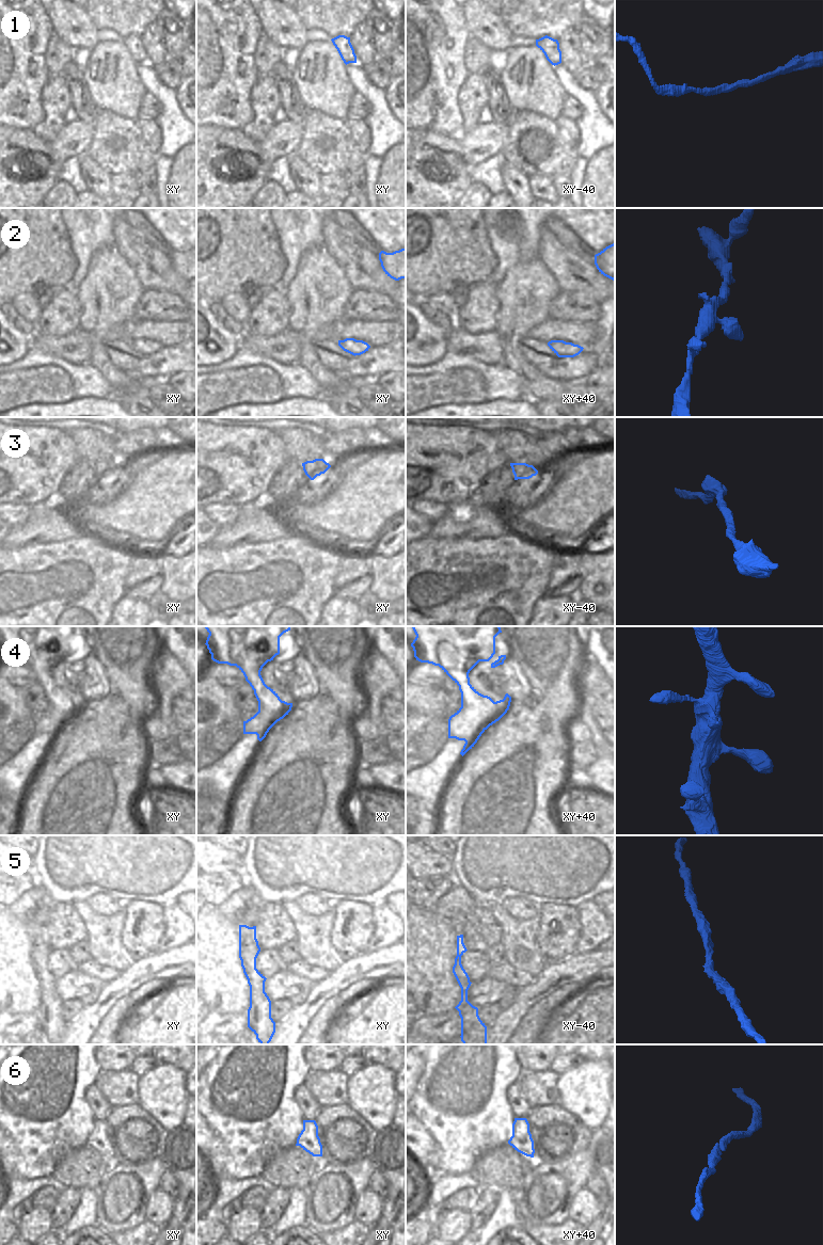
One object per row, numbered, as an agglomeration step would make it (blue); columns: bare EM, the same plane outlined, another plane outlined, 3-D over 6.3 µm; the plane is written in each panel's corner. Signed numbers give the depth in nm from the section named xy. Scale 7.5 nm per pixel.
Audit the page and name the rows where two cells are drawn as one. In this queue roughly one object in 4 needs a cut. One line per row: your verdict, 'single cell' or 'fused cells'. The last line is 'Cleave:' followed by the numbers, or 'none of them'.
1: single cell
2: single cell
3: single cell
4: single cell
5: single cell
6: single cell
Cleave: none of them

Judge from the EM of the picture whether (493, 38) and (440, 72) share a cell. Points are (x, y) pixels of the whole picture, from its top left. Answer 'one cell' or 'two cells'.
two cells

